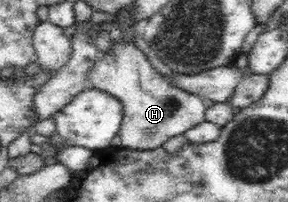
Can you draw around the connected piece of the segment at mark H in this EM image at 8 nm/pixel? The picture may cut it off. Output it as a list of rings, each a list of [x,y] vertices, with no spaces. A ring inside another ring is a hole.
[[[130,42],[114,43],[114,51],[96,60],[87,73],[88,85],[117,97],[123,105],[123,120],[119,131],[122,147],[132,151],[154,151],[169,139],[185,135],[204,121],[206,105],[202,98],[172,86],[160,76],[140,49]]]

